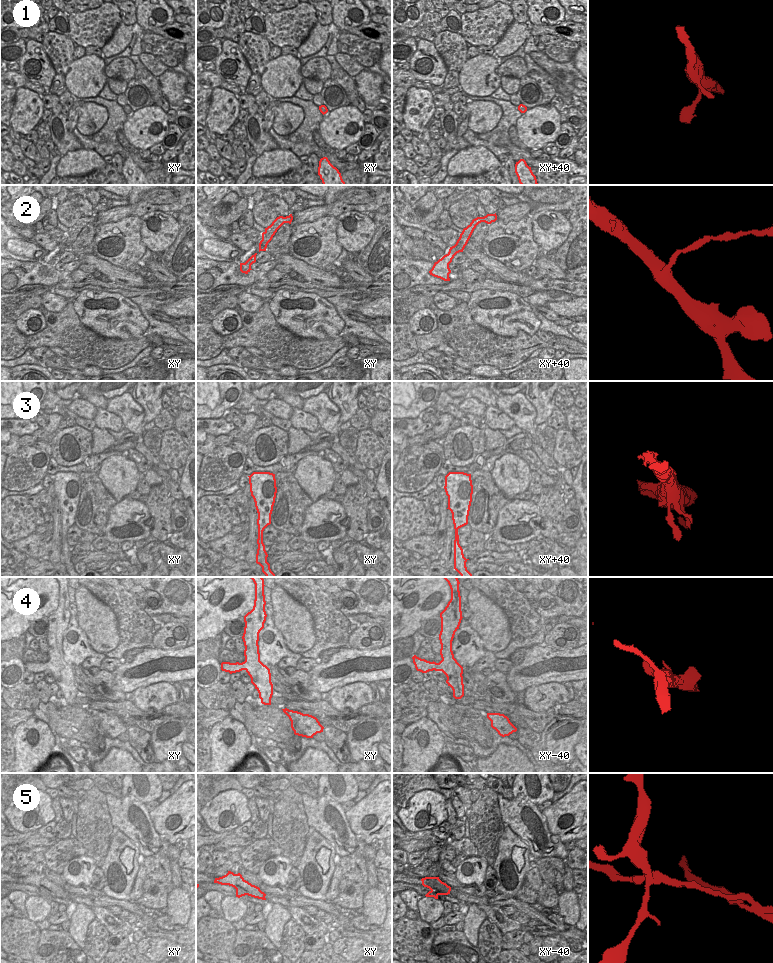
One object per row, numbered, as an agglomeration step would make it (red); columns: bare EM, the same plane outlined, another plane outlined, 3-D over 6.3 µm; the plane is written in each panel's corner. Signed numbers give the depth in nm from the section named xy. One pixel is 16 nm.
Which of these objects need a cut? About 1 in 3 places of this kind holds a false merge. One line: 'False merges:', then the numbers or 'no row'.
False merges: 2, 5

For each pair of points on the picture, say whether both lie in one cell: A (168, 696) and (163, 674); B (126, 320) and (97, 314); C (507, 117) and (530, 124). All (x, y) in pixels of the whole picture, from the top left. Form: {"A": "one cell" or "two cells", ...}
{"A": "two cells", "B": "one cell", "C": "two cells"}

